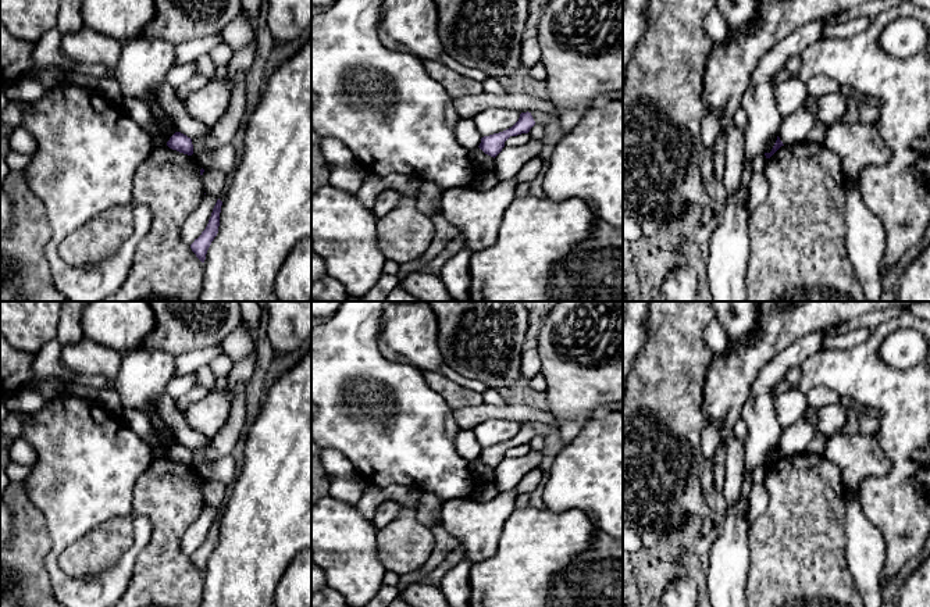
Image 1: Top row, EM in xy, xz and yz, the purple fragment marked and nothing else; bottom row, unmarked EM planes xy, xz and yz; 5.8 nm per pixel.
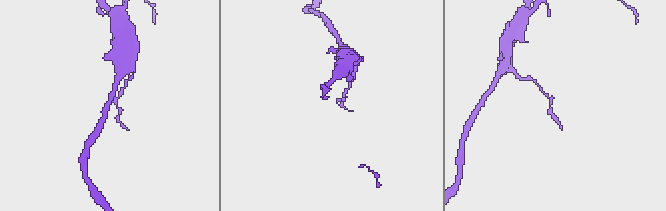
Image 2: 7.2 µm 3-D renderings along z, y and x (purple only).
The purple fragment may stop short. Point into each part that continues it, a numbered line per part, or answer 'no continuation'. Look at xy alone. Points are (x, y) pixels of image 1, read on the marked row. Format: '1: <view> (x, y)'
no continuation

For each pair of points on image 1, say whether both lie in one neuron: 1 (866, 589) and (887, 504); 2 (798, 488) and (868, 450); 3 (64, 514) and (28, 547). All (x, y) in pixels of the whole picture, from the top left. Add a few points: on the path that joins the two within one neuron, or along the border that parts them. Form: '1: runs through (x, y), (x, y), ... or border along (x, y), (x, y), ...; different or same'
1: border along (862, 504), (862, 513), (882, 535), (884, 564); different
2: border along (822, 456), (836, 466), (847, 492); different
3: border along (31, 502), (42, 514), (50, 539), (46, 561); different

